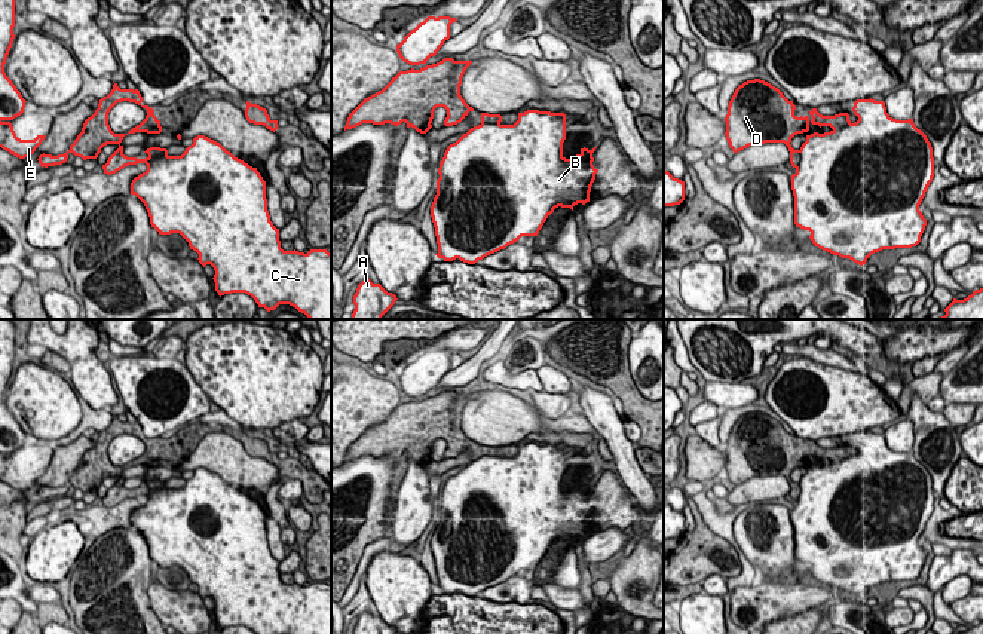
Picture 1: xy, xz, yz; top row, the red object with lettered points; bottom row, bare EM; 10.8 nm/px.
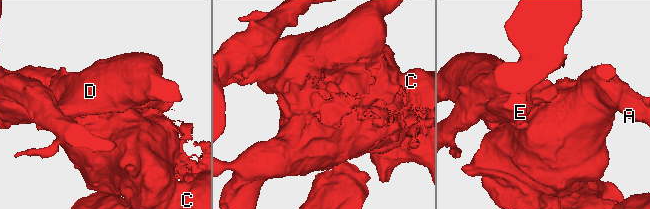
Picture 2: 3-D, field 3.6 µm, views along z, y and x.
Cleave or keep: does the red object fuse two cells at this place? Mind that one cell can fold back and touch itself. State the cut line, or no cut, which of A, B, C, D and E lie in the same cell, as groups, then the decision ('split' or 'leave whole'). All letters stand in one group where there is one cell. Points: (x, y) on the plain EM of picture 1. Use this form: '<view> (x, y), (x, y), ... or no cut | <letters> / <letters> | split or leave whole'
yz (799, 483), (799, 498), (796, 502) | A B C / D E | split

